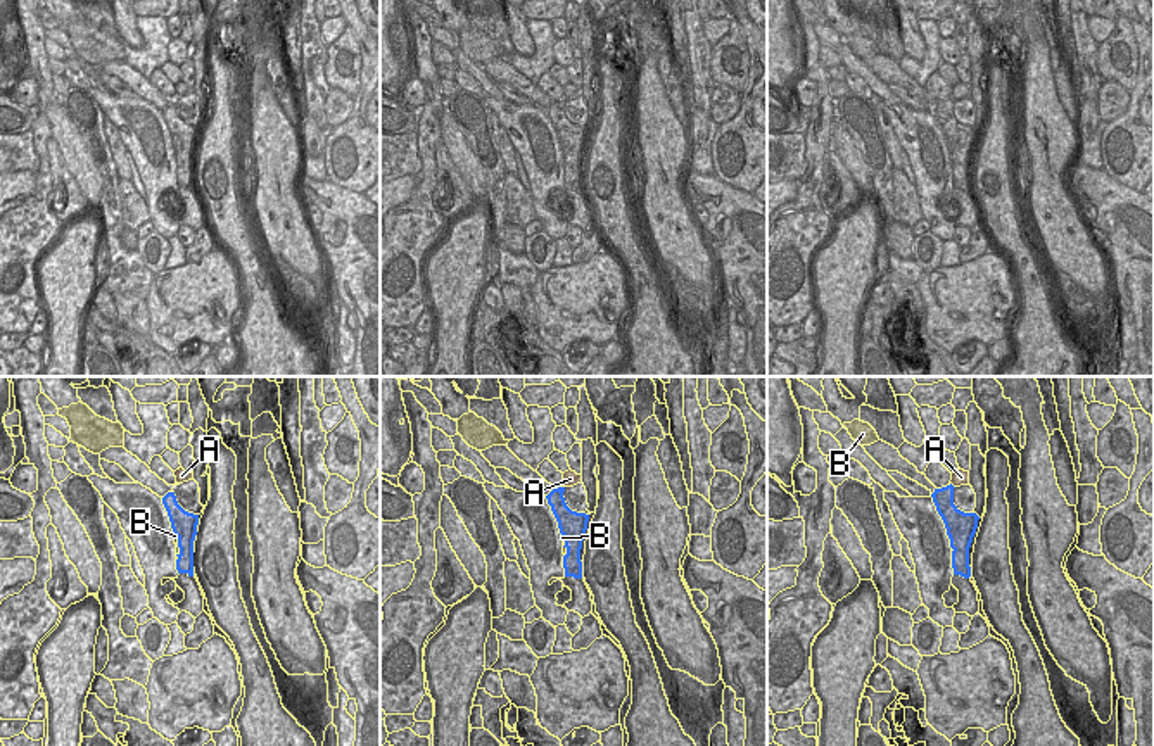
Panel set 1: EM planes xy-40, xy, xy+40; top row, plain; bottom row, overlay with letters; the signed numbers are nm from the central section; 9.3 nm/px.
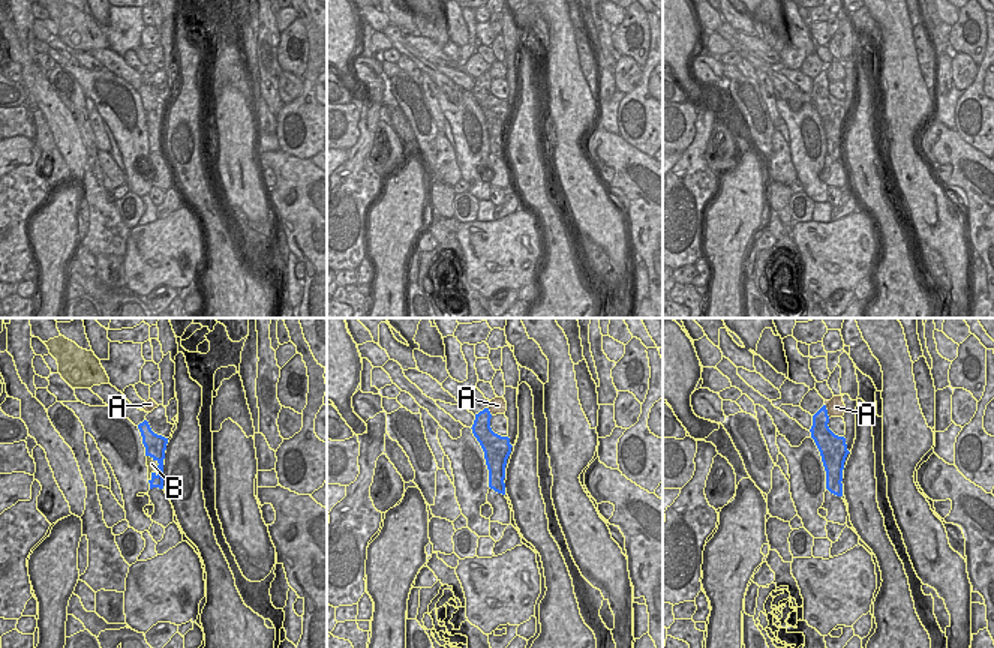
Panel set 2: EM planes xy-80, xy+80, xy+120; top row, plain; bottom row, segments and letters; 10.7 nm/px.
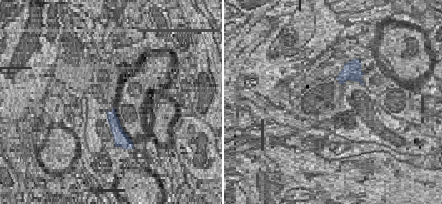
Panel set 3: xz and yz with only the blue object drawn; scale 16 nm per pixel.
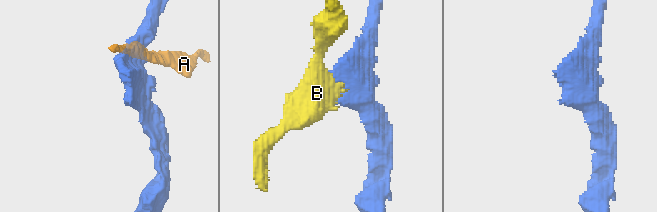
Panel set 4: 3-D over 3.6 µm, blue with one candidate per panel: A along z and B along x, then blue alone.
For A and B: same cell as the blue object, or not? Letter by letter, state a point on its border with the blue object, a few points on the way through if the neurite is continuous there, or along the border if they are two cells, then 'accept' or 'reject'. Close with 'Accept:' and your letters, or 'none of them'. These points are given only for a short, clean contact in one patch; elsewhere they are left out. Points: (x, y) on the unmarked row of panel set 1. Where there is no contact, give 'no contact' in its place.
A: meets blue in xy+40 at (952, 99); reject
B: meets blue in xy-40 at (178, 159); reject
Accept: none of them

